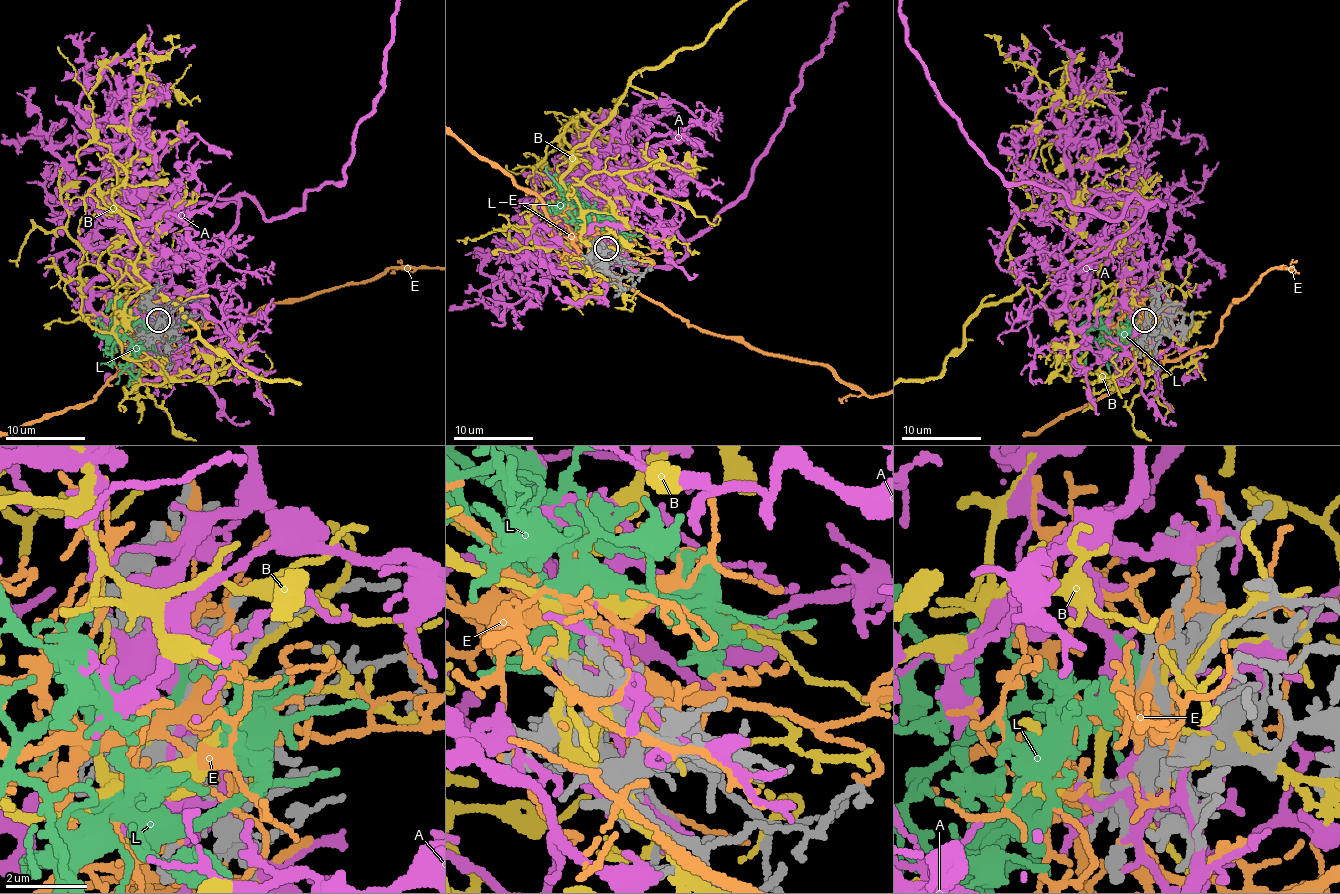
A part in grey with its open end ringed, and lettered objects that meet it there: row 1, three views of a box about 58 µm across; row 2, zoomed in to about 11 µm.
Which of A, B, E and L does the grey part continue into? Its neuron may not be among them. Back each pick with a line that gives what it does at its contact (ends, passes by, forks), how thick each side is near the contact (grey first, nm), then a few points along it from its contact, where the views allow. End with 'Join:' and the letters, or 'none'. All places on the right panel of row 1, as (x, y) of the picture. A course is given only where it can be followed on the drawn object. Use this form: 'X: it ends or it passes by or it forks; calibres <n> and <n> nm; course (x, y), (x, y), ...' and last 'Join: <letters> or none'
L: it passes by; calibres 190 and 200 nm
Join: L

